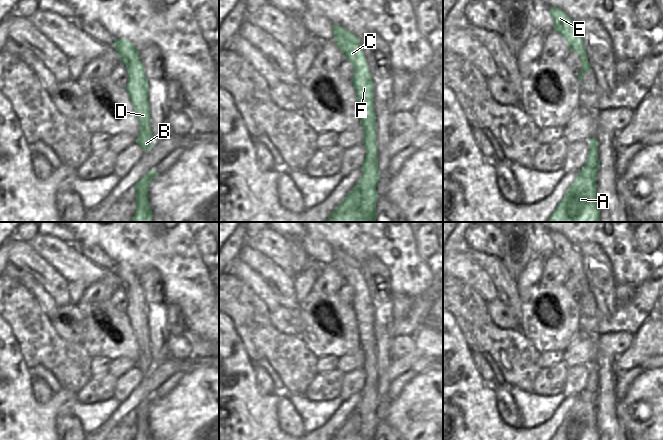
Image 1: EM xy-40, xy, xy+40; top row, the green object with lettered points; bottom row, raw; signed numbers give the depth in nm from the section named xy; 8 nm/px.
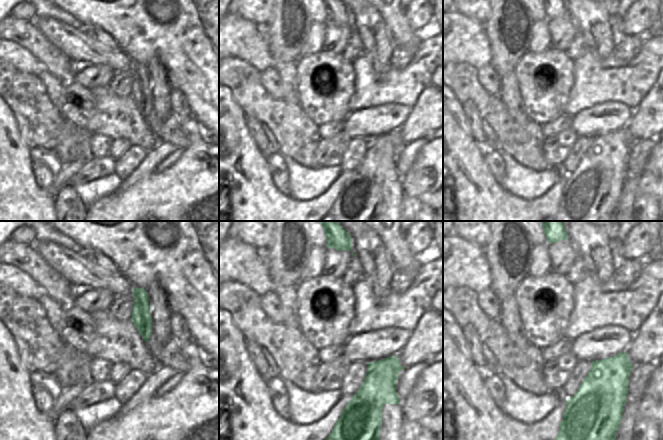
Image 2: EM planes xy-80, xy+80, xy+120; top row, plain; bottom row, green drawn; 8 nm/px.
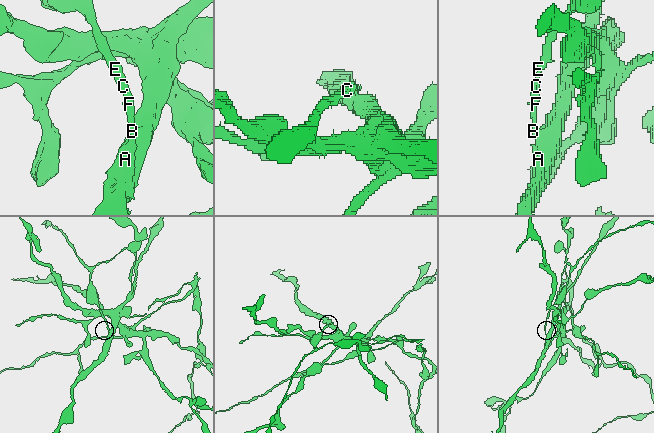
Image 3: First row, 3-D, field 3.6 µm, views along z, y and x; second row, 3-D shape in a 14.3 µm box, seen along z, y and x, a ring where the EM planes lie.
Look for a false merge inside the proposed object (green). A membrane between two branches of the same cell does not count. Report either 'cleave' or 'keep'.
cleave

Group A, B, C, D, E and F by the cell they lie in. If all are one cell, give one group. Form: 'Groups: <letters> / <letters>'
Groups: A / B C D E F

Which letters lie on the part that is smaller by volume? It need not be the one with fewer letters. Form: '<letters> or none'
B, C, D, E, F

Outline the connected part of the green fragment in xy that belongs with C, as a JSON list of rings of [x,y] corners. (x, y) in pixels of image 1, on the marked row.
[[[332,25],[334,41],[343,56],[354,66],[352,84],[356,90],[356,100],[360,112],[360,125],[364,128],[362,142],[369,161],[378,161],[376,146],[376,116],[374,114],[374,84],[370,70],[356,35],[339,25]]]

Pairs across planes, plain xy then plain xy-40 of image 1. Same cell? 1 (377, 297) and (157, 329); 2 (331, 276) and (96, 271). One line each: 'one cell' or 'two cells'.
1: one cell
2: two cells

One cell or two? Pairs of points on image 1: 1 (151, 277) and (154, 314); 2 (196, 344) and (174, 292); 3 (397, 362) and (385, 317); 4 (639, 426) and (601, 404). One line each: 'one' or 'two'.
1: one
2: two
3: two
4: two

